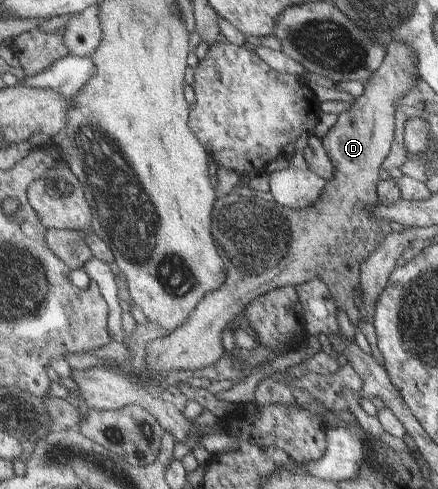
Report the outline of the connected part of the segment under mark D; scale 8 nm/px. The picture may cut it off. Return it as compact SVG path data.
M388 42L384 52L382 63L366 80L362 95L354 99L348 111L338 115L336 123L321 139L324 152L335 173L325 182L324 190L320 192L315 204L308 208L284 208L276 202L267 202L257 196L251 201L244 197L235 197L233 193L217 198L216 210L212 210L211 230L212 238L216 238L216 246L220 246L220 254L224 254L223 268L228 276L226 284L205 293L196 306L195 314L192 314L192 318L188 317L179 328L147 343L143 363L140 365L143 370L139 374L127 374L132 383L140 384L150 391L148 384L162 373L211 367L223 354L218 334L224 320L233 317L241 319L245 307L259 295L284 286L300 285L313 277L324 282L337 310L344 311L351 324L357 325L361 315L354 306L351 291L360 286L359 264L378 246L382 246L382 240L389 235L389 227L385 225L385 221L372 219L370 216L370 206L380 204L375 194L377 173L389 153L393 139L397 100L408 92L408 89L414 86L414 80L418 79L416 56L410 46L406 46L404 42Z

